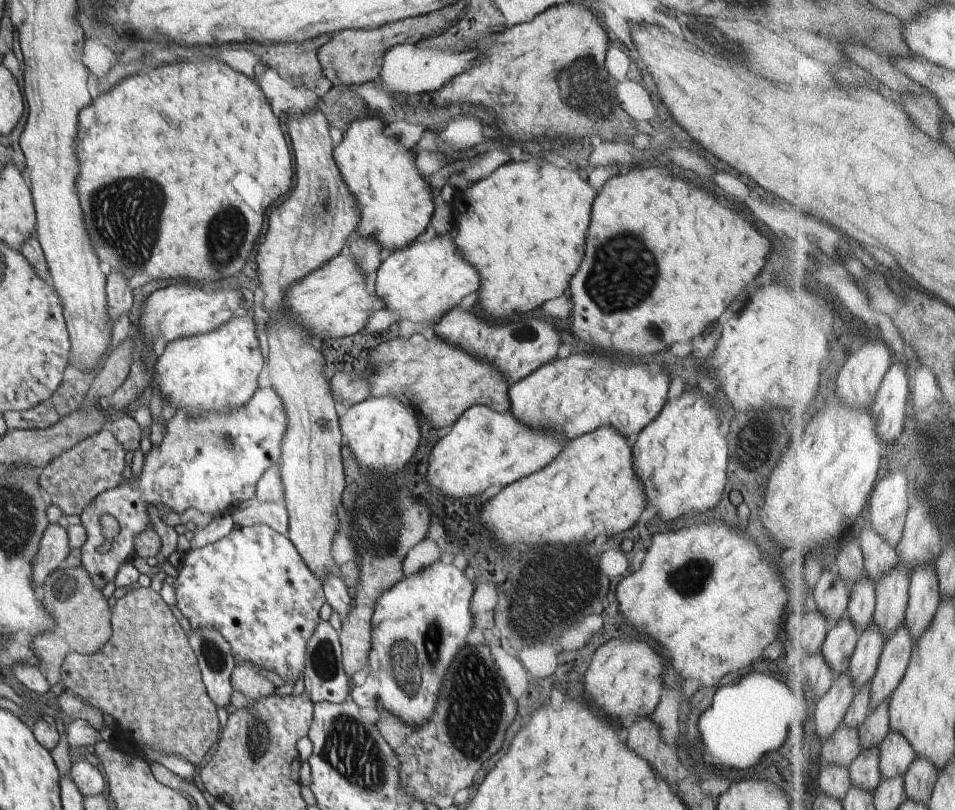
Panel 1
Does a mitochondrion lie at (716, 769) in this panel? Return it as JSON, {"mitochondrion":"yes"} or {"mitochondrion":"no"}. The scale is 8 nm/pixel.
{"mitochondrion":"no"}

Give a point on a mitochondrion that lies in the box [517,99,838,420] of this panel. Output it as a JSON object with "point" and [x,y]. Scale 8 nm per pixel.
{"point":[617,281]}

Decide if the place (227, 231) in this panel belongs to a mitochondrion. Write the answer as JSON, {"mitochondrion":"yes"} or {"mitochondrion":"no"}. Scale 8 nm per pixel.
{"mitochondrion":"yes"}

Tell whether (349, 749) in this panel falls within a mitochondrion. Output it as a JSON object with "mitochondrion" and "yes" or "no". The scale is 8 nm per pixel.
{"mitochondrion":"yes"}

